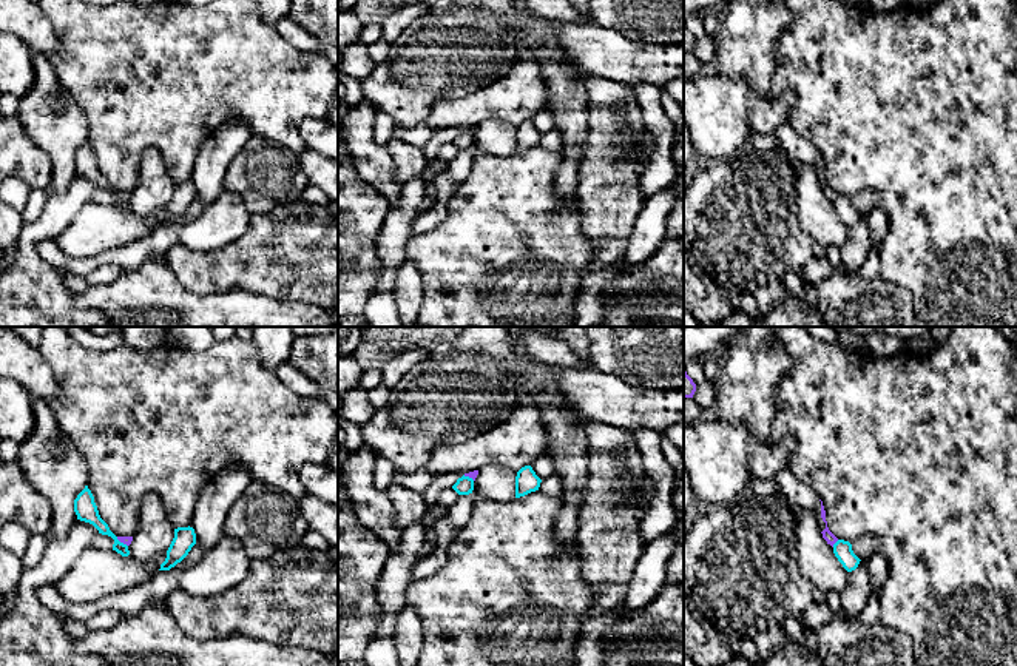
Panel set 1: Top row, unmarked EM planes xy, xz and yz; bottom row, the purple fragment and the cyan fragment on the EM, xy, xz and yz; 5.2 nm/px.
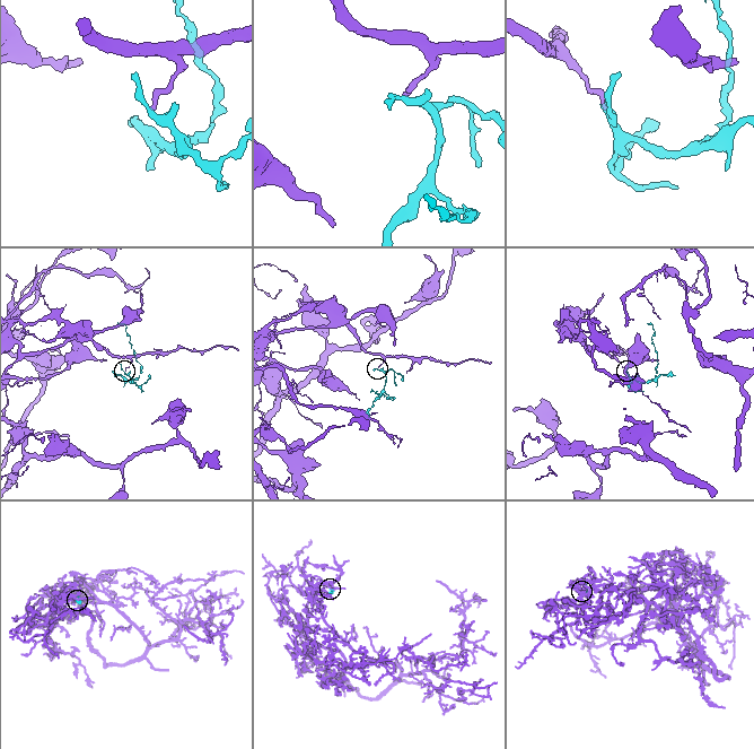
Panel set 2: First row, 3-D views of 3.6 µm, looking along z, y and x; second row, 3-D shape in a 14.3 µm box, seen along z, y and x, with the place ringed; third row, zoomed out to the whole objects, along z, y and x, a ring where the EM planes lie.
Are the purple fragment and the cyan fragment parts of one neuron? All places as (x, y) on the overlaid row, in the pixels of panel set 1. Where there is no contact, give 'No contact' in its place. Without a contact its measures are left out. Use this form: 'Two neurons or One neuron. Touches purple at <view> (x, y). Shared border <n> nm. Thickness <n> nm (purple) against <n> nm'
Two neurons. Touches purple at yz (835, 541). Shared border 50 nm. Thickness 60 nm (purple) against 100 nm

